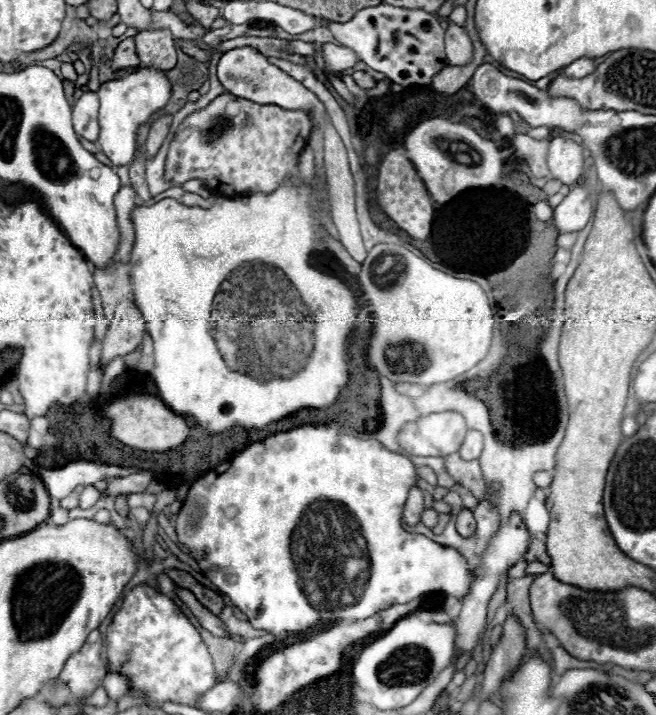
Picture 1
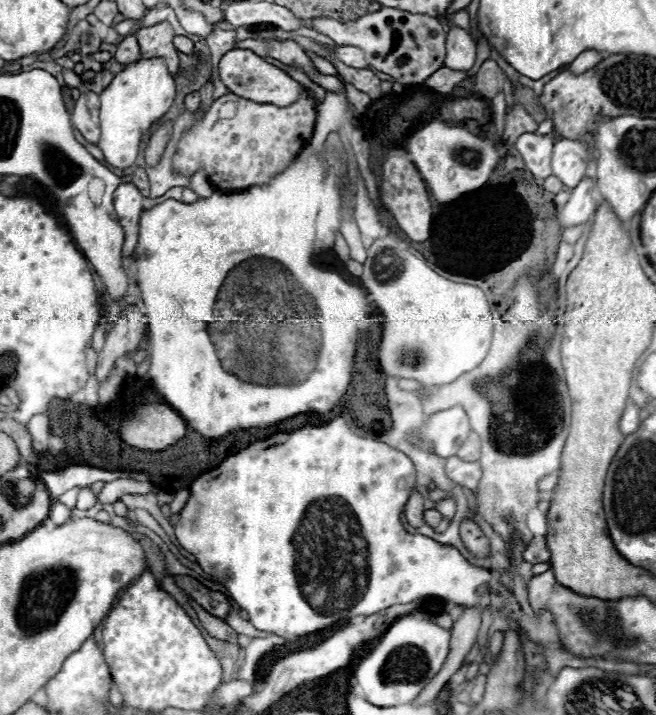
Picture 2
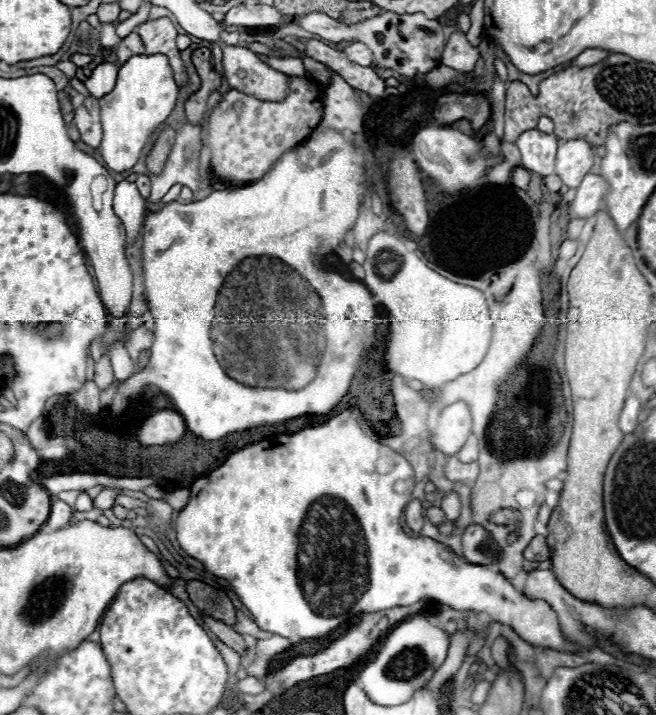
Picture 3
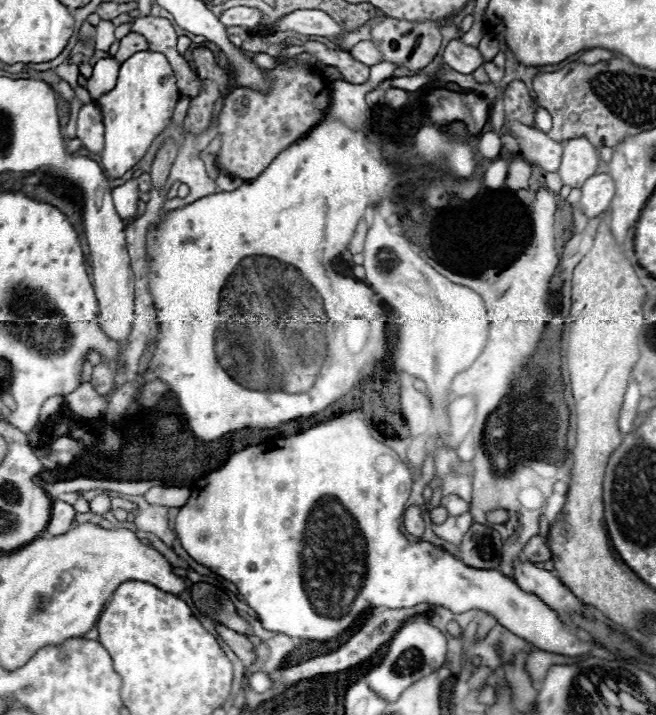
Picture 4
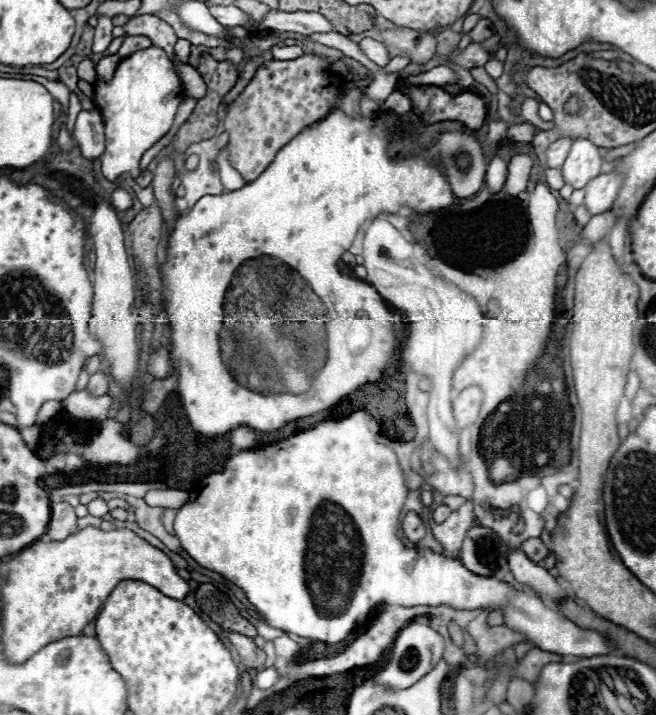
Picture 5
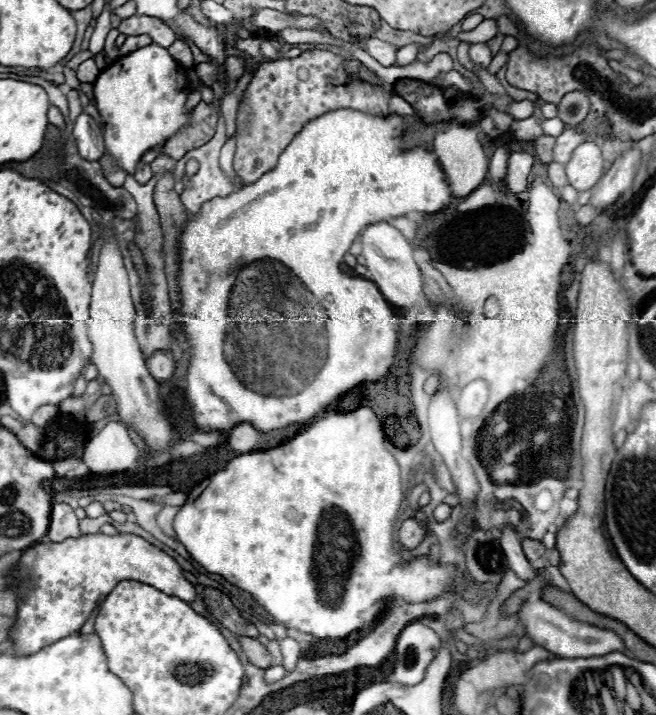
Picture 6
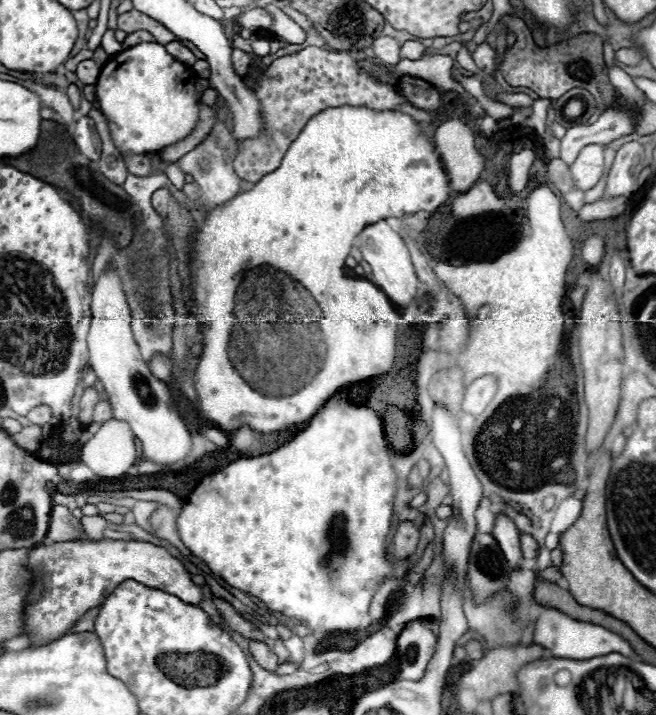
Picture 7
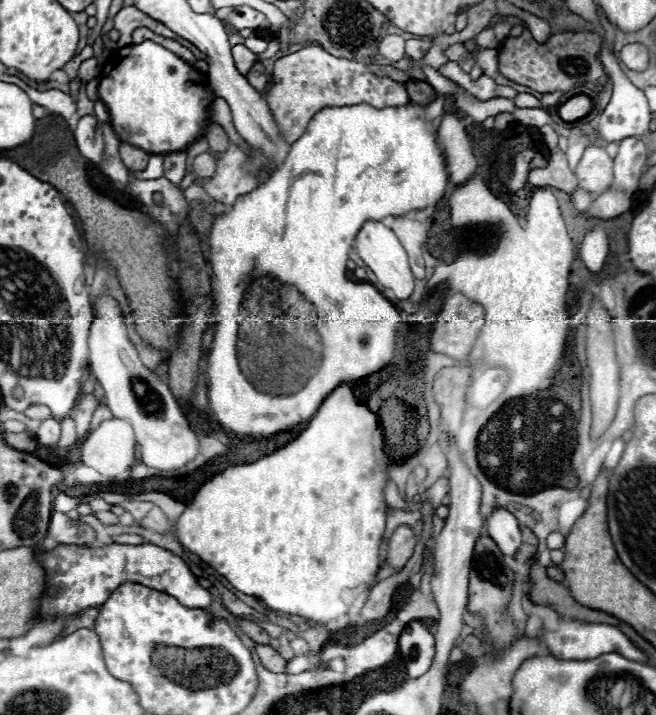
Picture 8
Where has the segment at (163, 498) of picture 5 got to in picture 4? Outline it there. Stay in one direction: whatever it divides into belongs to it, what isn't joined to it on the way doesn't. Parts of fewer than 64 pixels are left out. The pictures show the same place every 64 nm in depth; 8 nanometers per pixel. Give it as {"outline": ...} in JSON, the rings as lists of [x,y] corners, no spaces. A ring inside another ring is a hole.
{"outline":[[[154,486],[146,492],[146,500],[150,504],[160,504],[160,506],[170,506],[170,508],[182,508],[182,504],[188,502],[188,496],[190,496],[188,488]]]}

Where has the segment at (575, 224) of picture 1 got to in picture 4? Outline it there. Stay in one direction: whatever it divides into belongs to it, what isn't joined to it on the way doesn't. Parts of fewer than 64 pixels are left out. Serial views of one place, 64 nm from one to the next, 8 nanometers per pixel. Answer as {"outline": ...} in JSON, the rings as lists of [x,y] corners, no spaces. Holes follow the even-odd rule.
{"outline":[[[594,174],[582,186],[582,196],[578,202],[578,210],[588,218],[596,218],[608,210],[608,204],[614,196],[614,184],[608,174]]]}

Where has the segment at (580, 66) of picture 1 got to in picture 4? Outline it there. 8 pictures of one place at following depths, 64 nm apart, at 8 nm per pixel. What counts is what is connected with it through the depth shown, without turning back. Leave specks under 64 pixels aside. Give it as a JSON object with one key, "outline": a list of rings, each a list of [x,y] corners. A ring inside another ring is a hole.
{"outline":[[[594,48],[594,50],[586,50],[578,60],[580,60],[582,64],[596,64],[596,62],[610,60],[610,58],[614,58],[614,52],[602,50],[602,48]]]}

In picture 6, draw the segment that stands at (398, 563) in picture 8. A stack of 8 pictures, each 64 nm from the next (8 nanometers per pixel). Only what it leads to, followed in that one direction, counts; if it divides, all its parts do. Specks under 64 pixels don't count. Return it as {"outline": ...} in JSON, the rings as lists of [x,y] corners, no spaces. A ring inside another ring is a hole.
{"outline":[[[406,518],[398,530],[400,544],[406,550],[414,550],[424,540],[424,534],[426,534],[426,528],[416,518]]]}

